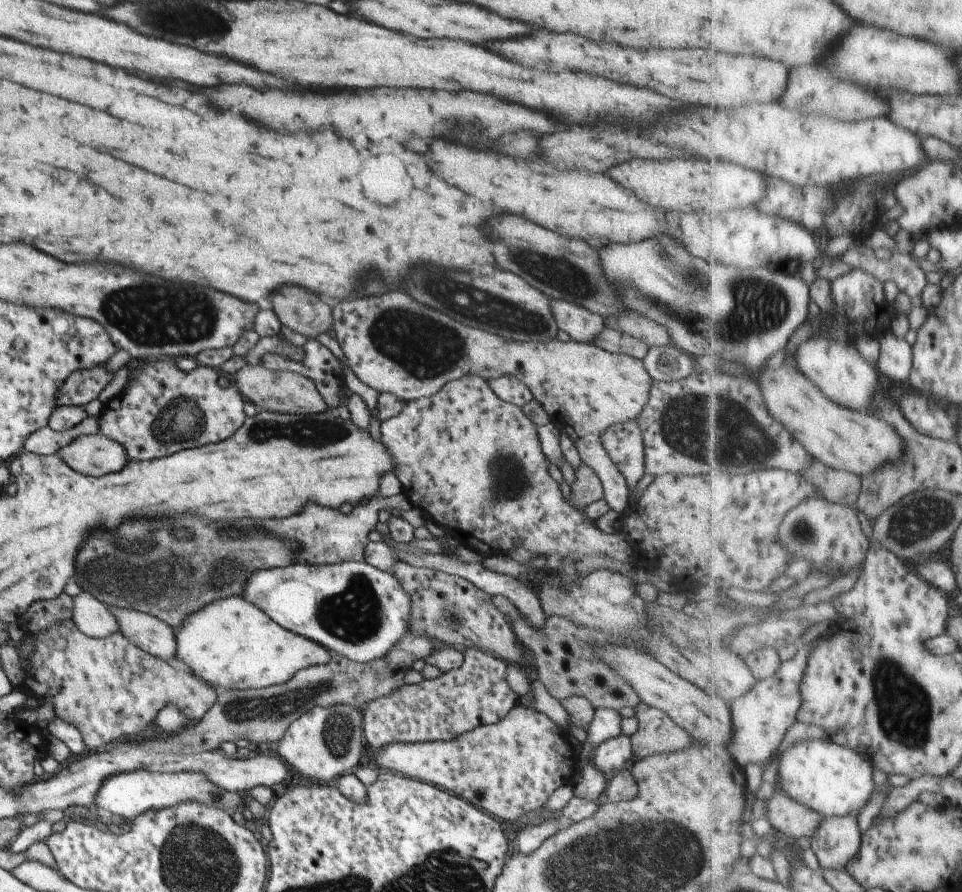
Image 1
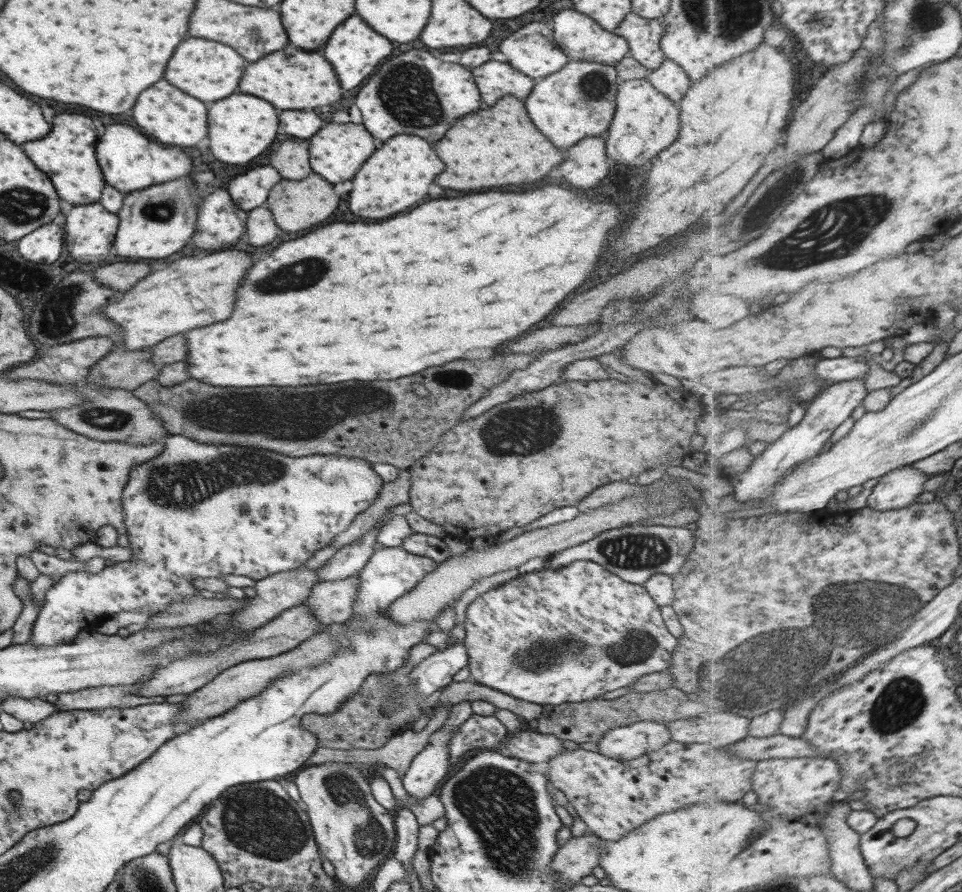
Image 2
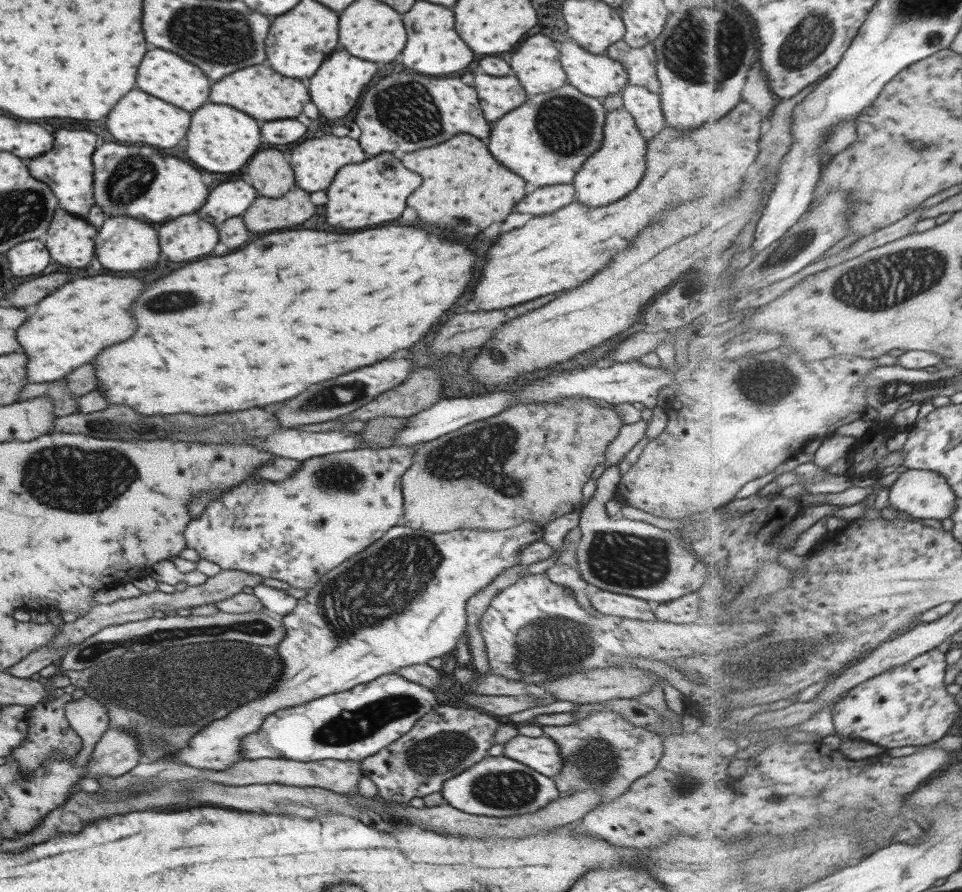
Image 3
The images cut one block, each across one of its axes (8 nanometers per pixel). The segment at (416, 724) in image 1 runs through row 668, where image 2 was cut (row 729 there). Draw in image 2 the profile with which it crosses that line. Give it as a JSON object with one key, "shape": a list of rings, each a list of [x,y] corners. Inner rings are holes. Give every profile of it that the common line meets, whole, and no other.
{"shape":[[[471,713],[447,741],[448,768],[451,769],[465,754],[477,750],[501,751],[509,733],[493,715]]]}

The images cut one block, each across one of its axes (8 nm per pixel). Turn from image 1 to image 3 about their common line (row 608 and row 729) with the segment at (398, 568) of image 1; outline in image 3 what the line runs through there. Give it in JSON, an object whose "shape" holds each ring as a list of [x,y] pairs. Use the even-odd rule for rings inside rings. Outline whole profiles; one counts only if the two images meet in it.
{"shape":[[[436,705],[427,714],[418,718],[414,726],[402,737],[397,738],[359,762],[360,772],[375,784],[378,790],[377,797],[387,803],[409,804],[413,796],[425,797],[431,793],[439,792],[442,782],[466,768],[479,762],[487,750],[493,745],[493,735],[497,730],[500,719],[468,706]]]}

